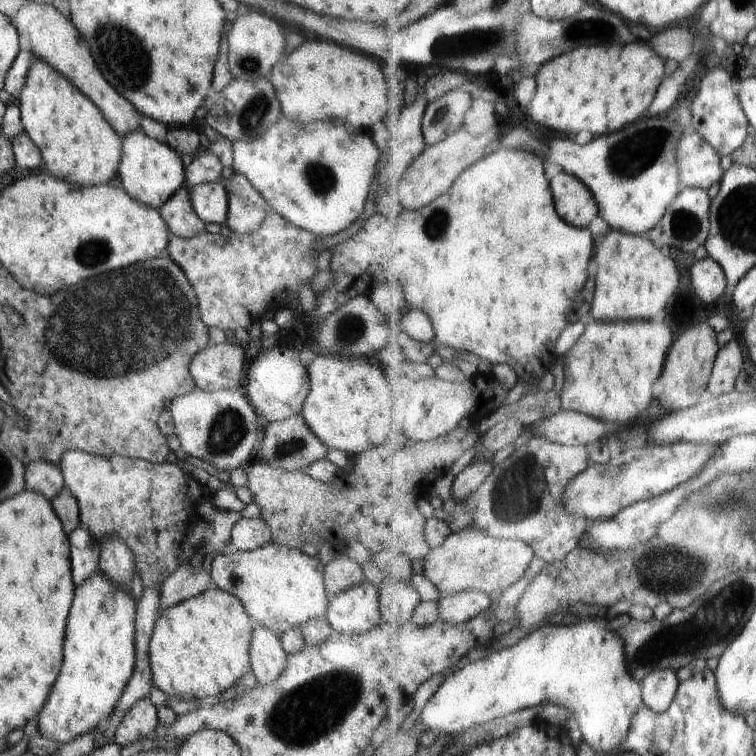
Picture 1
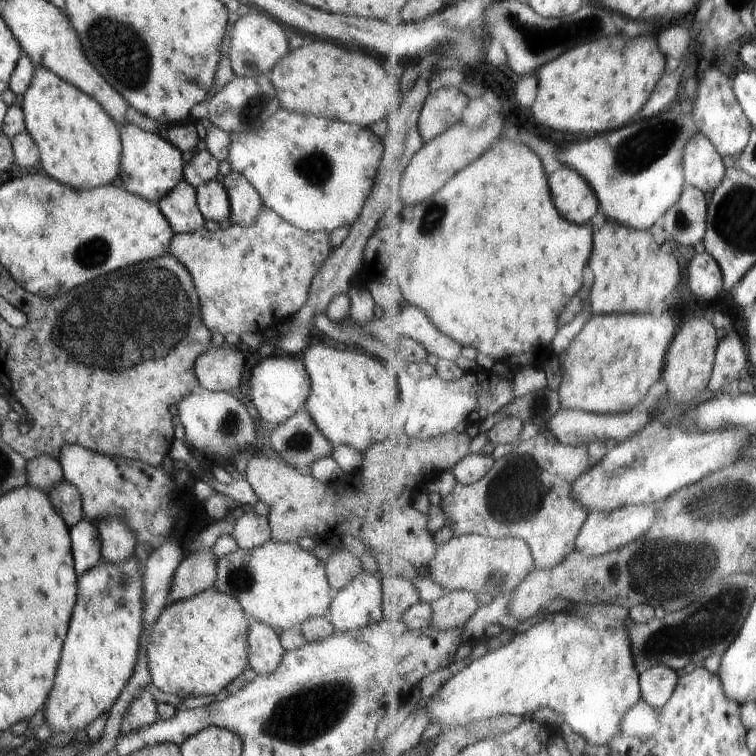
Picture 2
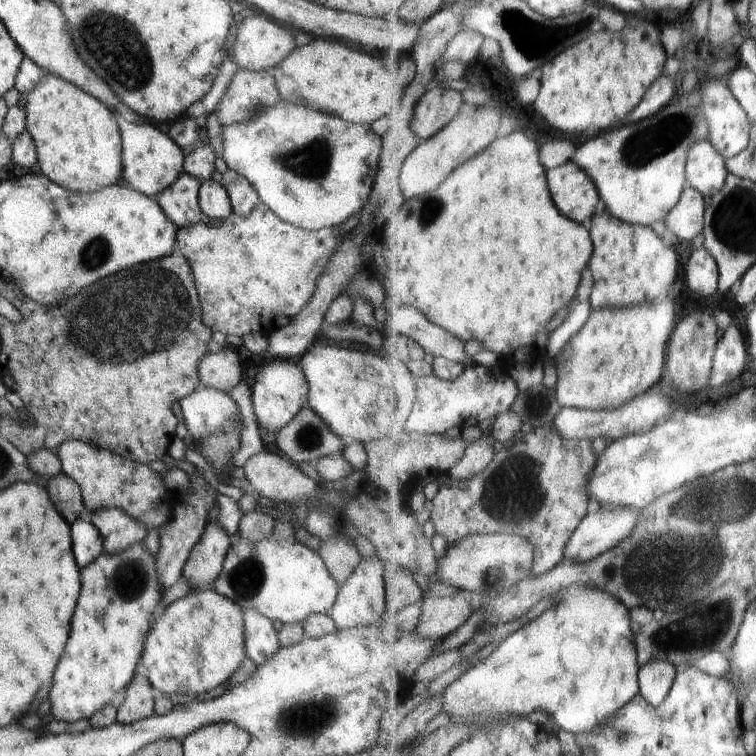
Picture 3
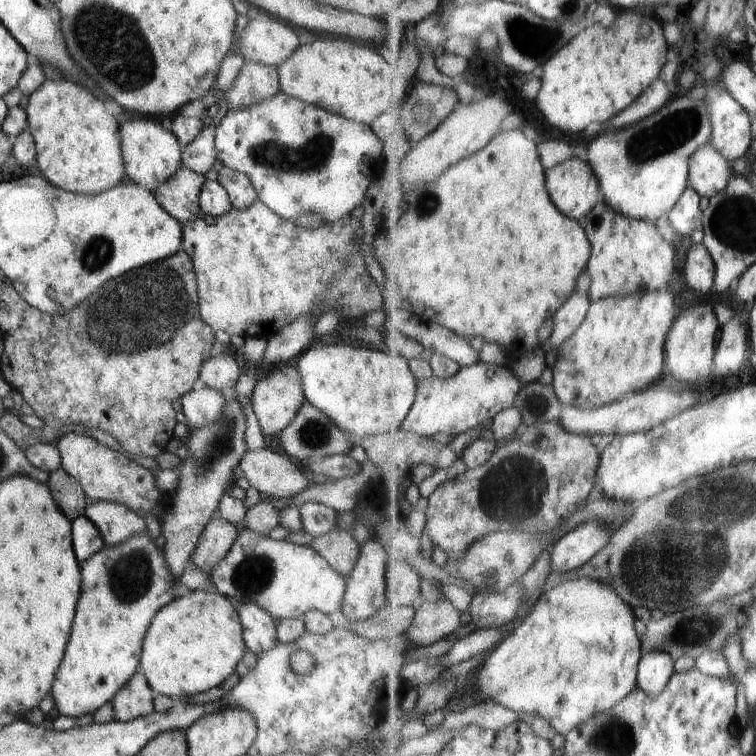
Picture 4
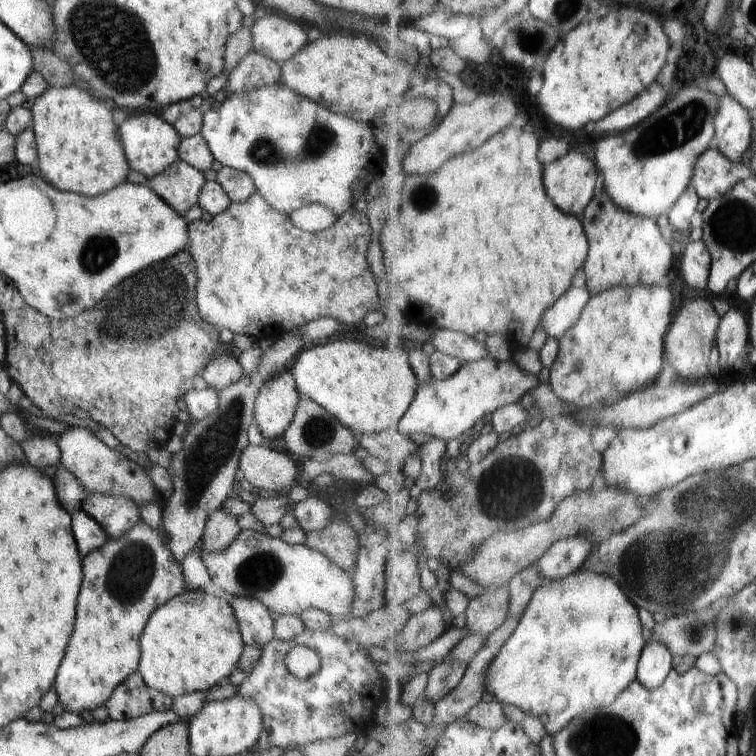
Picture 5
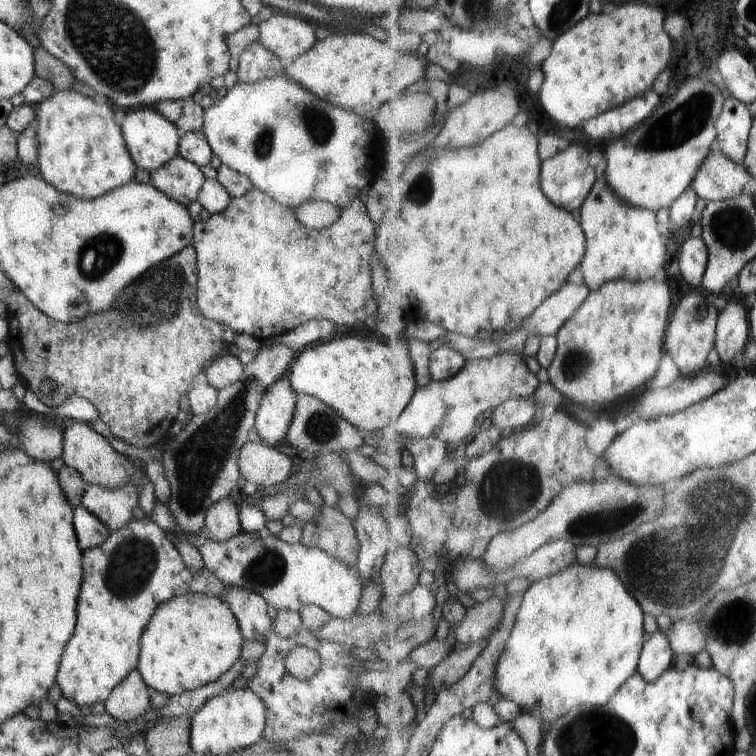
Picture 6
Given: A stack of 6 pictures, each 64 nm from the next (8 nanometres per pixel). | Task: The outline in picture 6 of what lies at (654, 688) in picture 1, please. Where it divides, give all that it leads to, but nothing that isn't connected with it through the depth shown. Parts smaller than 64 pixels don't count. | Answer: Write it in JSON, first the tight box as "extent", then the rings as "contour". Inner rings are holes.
{"extent":[639,630,676,681],"contour":[[[659,630],[649,635],[645,649],[641,655],[639,663],[639,672],[648,681],[654,681],[661,678],[661,675],[674,666],[676,652],[673,650],[669,636]]]}

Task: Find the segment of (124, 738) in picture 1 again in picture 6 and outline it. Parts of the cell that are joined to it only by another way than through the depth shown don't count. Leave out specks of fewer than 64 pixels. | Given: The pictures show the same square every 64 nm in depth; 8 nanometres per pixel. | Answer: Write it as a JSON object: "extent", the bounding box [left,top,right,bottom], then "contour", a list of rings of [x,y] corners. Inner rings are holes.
{"extent":[104,669,151,723],"contour":[[[137,669],[132,670],[104,701],[105,712],[122,723],[136,721],[151,708],[149,689]]]}

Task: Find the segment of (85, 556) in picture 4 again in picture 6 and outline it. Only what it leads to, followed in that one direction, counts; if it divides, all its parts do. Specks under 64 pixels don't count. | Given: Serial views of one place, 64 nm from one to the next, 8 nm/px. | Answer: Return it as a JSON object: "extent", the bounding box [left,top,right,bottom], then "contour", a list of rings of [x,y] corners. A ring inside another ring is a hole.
{"extent":[74,506,111,550],"contour":[[[84,506],[74,508],[74,530],[82,550],[90,550],[95,546],[102,546],[111,534],[106,524],[100,522],[98,516],[90,514]]]}

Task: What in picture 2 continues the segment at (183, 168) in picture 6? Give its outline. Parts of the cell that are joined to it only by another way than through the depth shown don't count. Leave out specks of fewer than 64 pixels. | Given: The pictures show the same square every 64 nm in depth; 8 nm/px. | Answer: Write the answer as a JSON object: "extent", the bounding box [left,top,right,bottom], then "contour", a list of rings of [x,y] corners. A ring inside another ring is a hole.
{"extent":[158,180,205,234],"contour":[[[185,180],[160,200],[158,208],[175,233],[190,234],[203,229],[205,218],[198,210],[197,188]]]}

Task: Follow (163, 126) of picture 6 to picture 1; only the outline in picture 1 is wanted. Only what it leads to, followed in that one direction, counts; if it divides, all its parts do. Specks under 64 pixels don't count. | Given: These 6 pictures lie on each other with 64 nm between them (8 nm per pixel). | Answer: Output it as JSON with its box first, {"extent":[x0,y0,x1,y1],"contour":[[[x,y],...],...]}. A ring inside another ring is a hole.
{"extent":[117,130,187,210],"contour":[[[134,130],[121,137],[121,140],[122,158],[117,170],[121,187],[130,198],[154,210],[160,210],[162,204],[168,202],[184,185],[187,160],[176,154],[170,146],[166,146],[166,143],[161,144],[157,139],[148,137],[142,130]]]}

